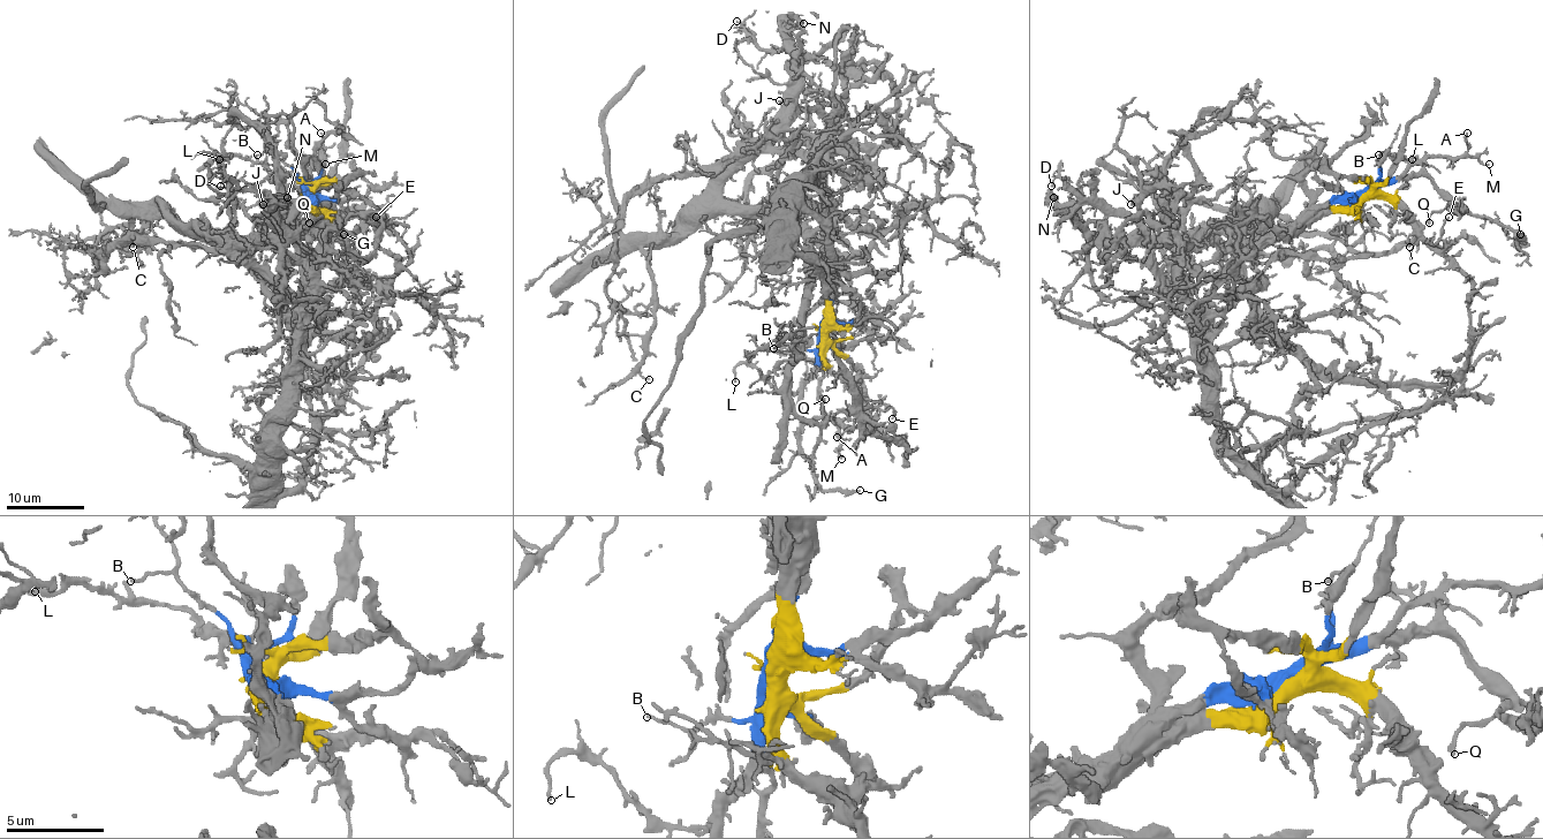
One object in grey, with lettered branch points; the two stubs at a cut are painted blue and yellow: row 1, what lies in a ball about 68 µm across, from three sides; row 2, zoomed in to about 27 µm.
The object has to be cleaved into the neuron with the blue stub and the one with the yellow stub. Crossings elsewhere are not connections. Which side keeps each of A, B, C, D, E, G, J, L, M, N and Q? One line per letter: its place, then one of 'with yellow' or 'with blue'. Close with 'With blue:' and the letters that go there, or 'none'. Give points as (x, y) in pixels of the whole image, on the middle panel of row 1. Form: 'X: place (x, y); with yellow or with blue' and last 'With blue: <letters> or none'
A: place (837, 437); with blue
B: place (773, 348); with blue
C: place (649, 379); with yellow
D: place (736, 21); with yellow
E: place (892, 418); with yellow
G: place (860, 490); with blue
J: place (779, 100); with yellow
L: place (735, 382); with blue
M: place (841, 459); with blue
N: place (803, 23); with yellow
Q: place (825, 399); with blue
With blue: A, B, G, L, M, Q

